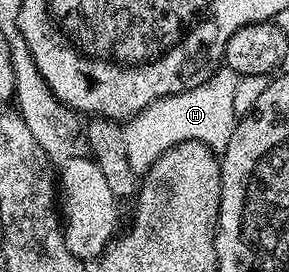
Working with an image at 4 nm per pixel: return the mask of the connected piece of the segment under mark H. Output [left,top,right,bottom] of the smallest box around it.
[124,65,269,177]

